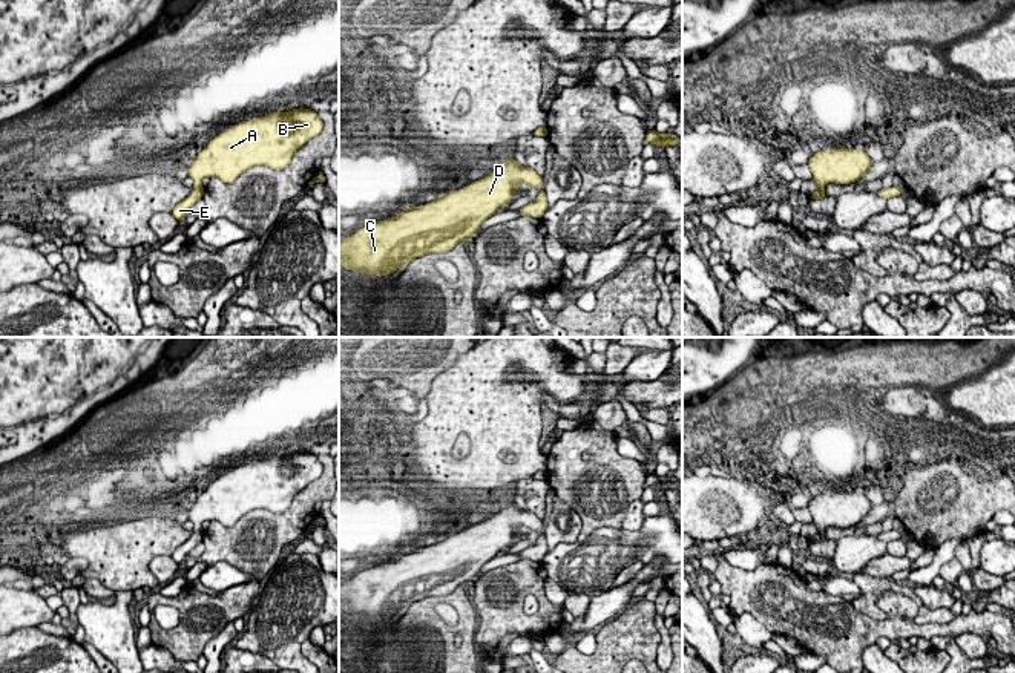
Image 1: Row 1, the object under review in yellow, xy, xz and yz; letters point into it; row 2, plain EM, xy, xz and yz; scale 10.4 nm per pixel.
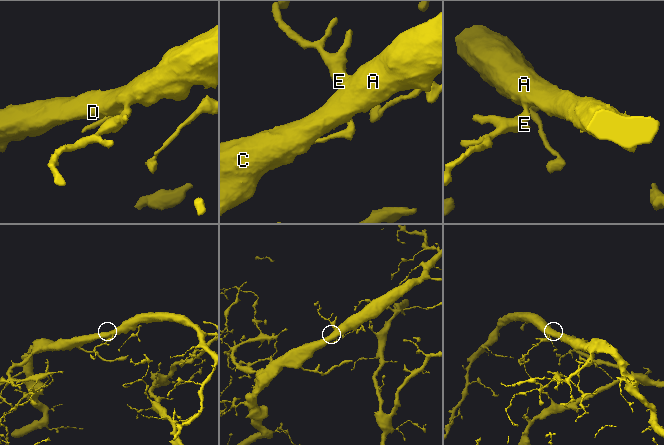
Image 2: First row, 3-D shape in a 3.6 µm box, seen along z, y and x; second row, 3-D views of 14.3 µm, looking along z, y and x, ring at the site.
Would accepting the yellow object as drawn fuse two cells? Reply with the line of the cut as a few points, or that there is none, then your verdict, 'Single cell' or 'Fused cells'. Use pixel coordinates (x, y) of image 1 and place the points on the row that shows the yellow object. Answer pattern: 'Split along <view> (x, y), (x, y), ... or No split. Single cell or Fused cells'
No split. Single cell

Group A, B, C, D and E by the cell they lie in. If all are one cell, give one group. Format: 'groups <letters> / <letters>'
groups A B C D E

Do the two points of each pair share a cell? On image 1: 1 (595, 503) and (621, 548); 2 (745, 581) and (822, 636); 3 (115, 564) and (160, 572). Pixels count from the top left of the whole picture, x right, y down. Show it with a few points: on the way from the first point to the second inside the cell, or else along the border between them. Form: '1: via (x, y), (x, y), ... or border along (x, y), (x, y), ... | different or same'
1: border along (621, 528), (597, 528), (578, 541) | different
2: via (764, 592), (773, 594), (804, 618) | same
3: border along (170, 555), (157, 555), (149, 564), (160, 581) | different

